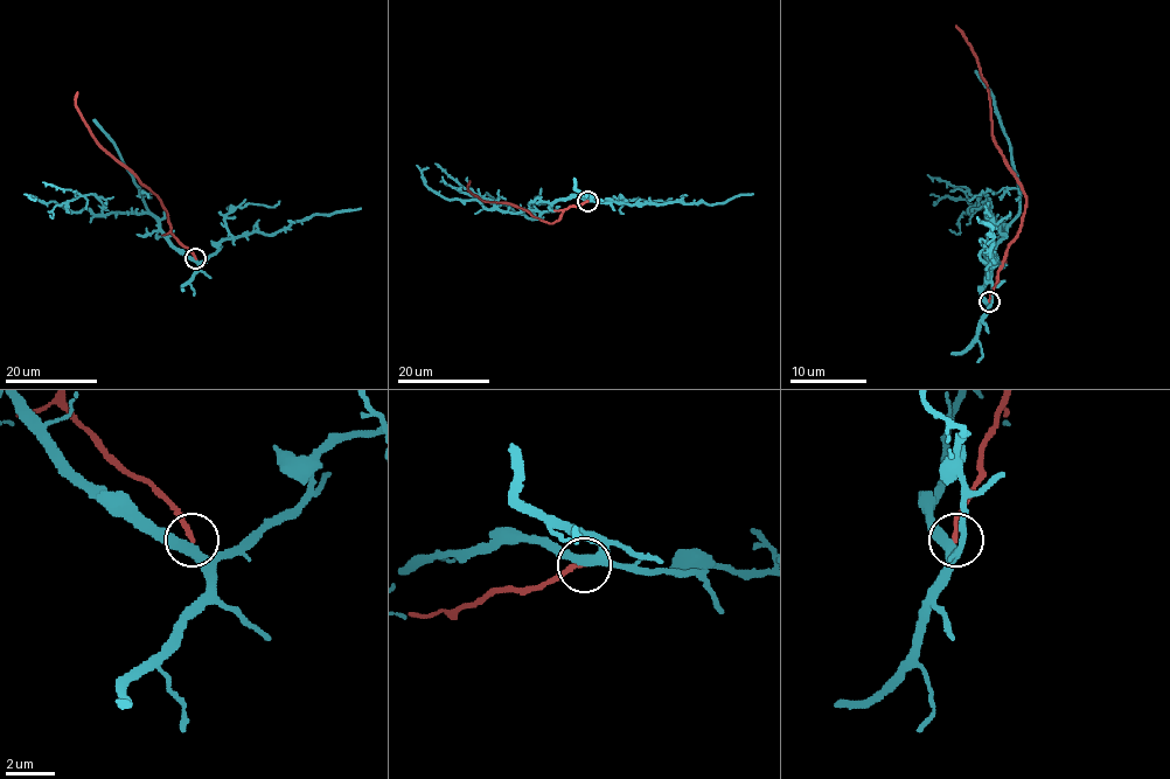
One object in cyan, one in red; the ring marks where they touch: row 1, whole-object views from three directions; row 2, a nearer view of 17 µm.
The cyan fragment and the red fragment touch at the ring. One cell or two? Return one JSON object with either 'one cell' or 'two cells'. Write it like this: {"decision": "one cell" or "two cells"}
{"decision": "two cells"}

